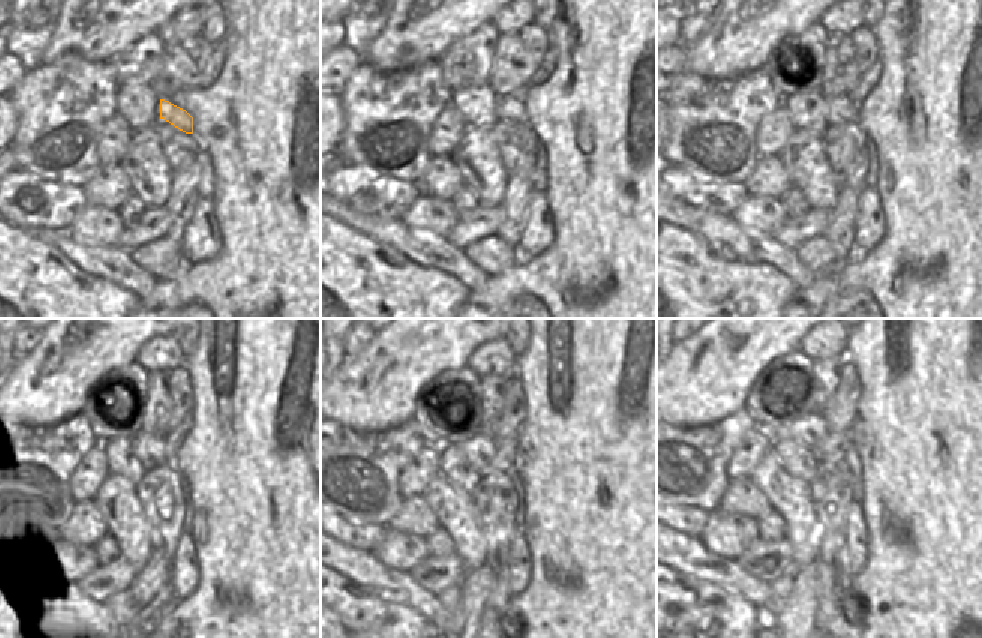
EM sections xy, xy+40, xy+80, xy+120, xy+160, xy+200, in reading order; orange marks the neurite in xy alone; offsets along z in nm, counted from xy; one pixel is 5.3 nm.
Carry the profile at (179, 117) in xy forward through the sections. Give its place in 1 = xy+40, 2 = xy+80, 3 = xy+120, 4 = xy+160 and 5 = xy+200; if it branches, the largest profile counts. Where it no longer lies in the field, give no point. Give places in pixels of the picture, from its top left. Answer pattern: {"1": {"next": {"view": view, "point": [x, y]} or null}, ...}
{"1": {"next": {"view": "xy+40", "point": [510, 108]}}, "2": {"next": {"view": "xy+80", "point": [840, 108]}}, "3": {"next": {"view": "xy+120", "point": [149, 449]}}, "4": {"next": {"view": "xy+160", "point": [480, 451]}}, "5": {"next": {"view": "xy+200", "point": [808, 430]}}}

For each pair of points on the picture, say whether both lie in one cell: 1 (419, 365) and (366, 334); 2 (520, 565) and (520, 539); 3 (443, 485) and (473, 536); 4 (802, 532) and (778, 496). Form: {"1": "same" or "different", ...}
{"1": "different", "2": "same", "3": "same", "4": "same"}

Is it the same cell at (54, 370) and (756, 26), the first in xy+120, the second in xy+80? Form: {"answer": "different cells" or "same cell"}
{"answer": "same cell"}

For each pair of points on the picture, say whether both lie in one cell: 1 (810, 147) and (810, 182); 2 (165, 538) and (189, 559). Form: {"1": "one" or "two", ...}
{"1": "one", "2": "two"}

